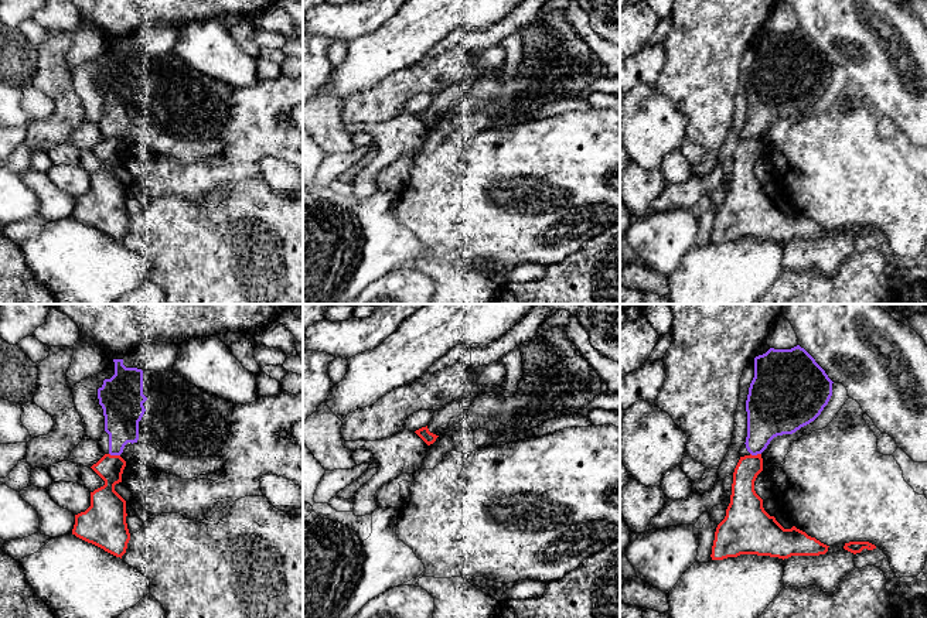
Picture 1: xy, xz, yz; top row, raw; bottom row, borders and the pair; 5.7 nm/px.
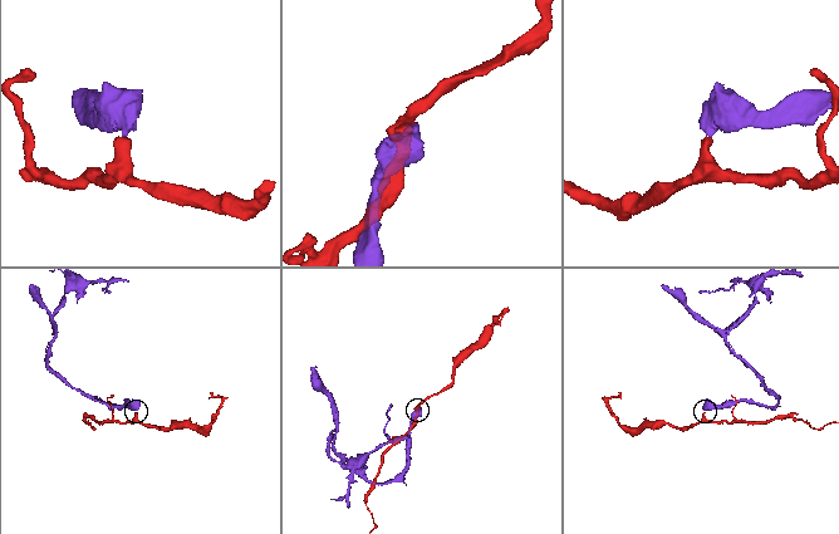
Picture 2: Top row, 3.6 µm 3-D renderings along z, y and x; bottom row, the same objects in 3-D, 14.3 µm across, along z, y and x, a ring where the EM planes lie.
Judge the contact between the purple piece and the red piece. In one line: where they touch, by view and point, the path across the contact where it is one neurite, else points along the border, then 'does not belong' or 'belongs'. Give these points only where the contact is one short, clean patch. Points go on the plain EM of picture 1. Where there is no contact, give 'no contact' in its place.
meets purple in xy at (115, 137); does not belong

